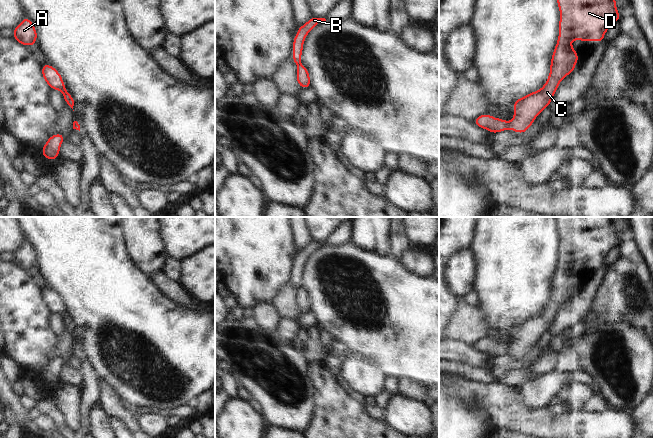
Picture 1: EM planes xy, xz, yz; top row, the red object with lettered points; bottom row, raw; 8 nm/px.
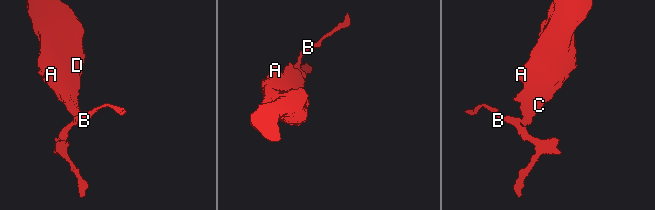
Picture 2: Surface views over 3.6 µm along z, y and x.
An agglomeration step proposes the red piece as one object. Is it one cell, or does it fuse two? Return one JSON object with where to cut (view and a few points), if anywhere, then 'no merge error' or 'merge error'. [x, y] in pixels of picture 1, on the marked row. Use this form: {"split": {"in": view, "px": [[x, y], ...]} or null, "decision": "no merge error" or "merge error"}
{"split": {"in": "yz", "px": [[511, 122], [508, 128]]}, "decision": "merge error"}

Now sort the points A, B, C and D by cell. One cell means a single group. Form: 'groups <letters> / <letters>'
groups A C D / B

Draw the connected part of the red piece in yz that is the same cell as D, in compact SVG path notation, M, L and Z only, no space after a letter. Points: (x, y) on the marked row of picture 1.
M557 0L557 4L561 14L559 37L551 59L549 78L540 90L514 100L514 118L509 129L517 133L526 133L526 130L532 127L535 118L539 116L544 108L549 107L562 79L574 71L579 55L568 42L578 39L580 41L598 41L602 43L605 32L613 23L621 19L615 0Z

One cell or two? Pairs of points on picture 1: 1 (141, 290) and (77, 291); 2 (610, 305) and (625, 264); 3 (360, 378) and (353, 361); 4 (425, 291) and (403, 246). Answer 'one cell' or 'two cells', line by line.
1: one cell
2: one cell
3: one cell
4: two cells

